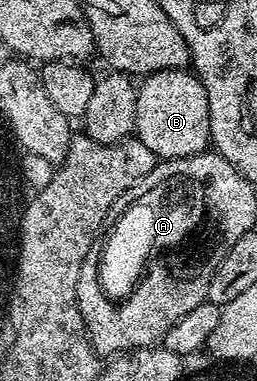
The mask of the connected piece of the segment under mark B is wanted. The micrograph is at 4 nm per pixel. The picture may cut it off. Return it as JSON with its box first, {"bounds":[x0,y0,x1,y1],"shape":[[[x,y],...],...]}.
{"bounds":[135,68,212,160],"shape":[[[187,68],[155,71],[146,75],[137,86],[135,134],[139,142],[145,144],[145,148],[149,148],[149,152],[153,152],[159,160],[204,153],[212,145],[209,128],[209,96],[205,96],[205,88],[197,75]]]}

